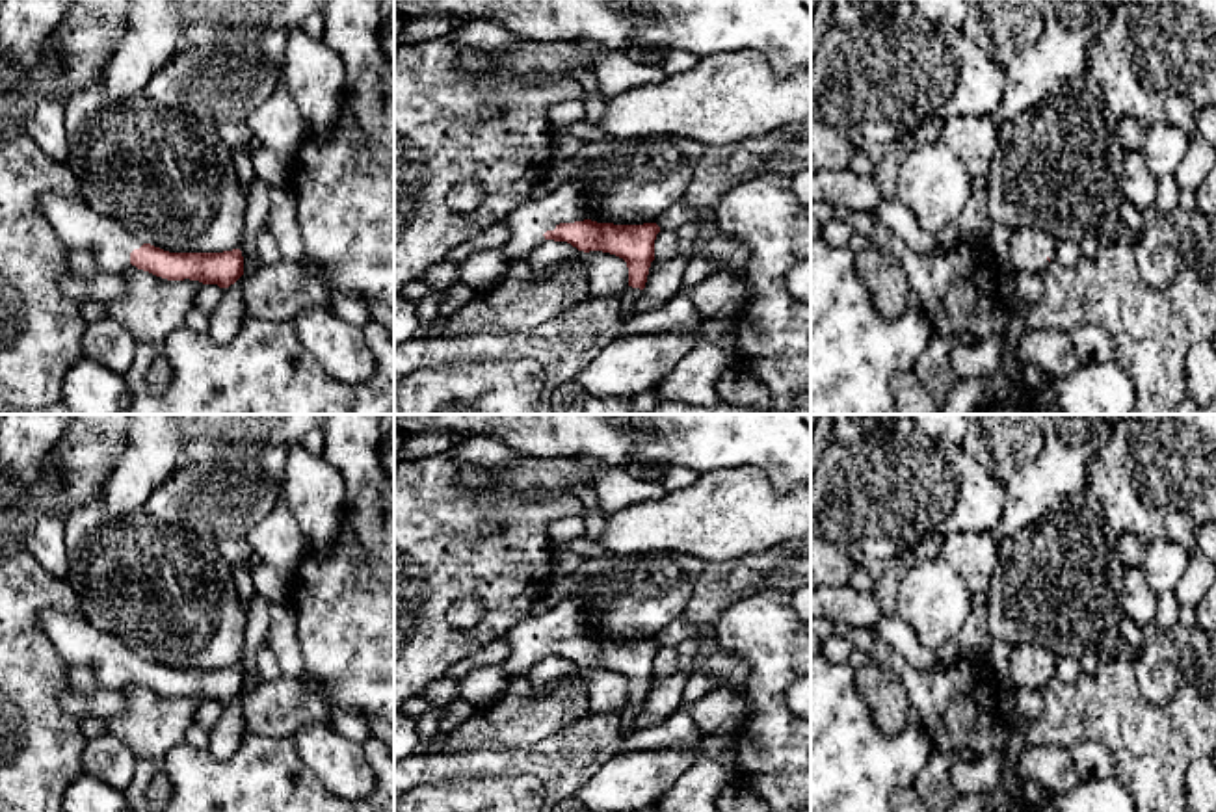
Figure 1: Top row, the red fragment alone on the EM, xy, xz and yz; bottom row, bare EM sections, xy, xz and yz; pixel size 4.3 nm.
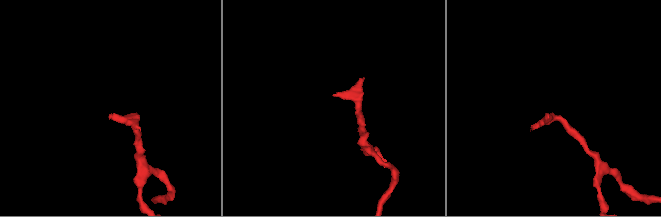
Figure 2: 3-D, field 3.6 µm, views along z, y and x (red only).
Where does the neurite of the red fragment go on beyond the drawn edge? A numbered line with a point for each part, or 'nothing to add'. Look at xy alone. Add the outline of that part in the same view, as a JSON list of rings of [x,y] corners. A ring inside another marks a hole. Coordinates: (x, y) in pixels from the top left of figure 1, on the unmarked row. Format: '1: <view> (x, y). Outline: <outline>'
1: xy (75, 638). Outline: [[[54,608],[41,613],[41,622],[59,656],[87,667],[99,688],[123,691],[138,686],[130,680],[130,669],[143,660],[115,635],[95,628],[84,615]]]

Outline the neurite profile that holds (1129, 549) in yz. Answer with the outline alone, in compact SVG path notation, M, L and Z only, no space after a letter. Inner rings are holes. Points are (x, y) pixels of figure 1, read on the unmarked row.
M1125 533L1112 537L1112 543L1127 569L1142 565L1145 543L1140 537Z

